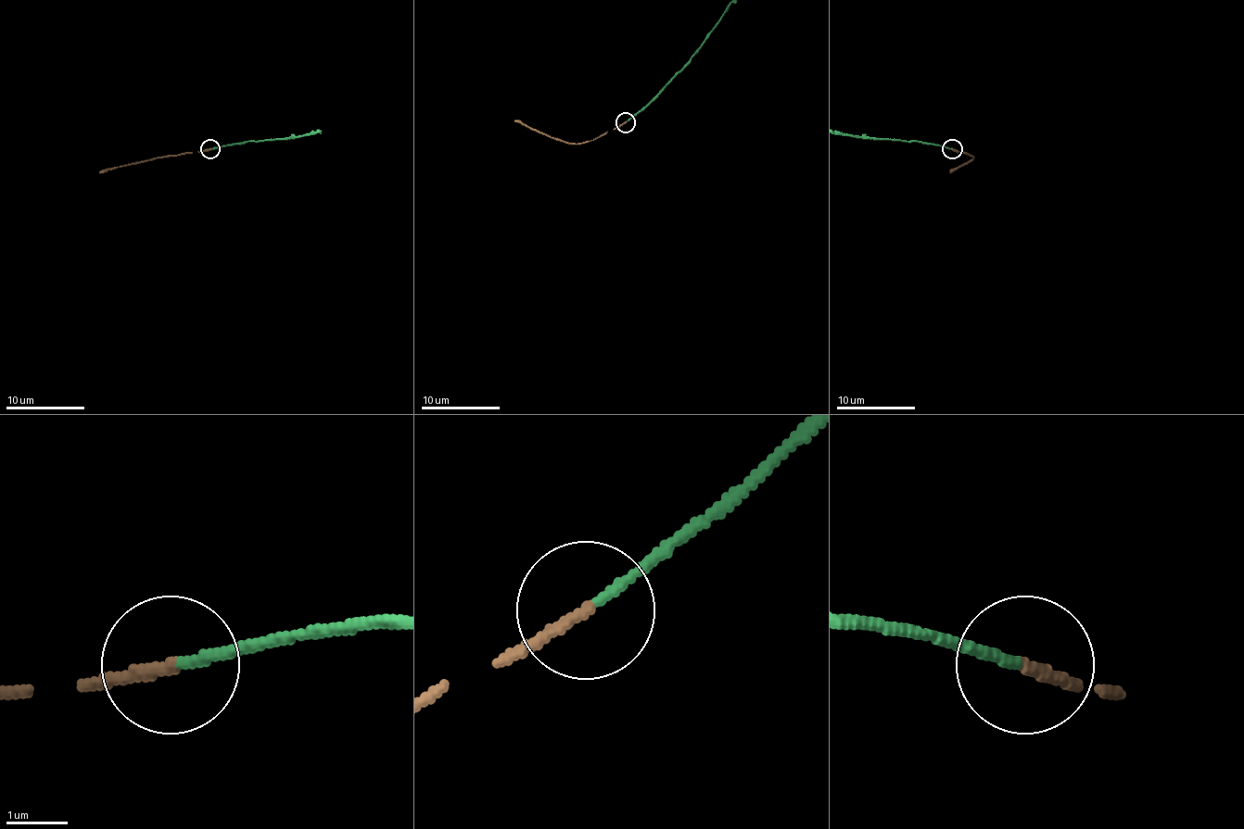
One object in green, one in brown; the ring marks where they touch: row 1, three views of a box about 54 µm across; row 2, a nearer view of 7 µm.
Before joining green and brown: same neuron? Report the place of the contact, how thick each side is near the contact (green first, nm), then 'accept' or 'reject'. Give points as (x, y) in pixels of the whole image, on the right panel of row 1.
at (952, 149); 150 nm thick on the green side, 180 nm on the other; accept

